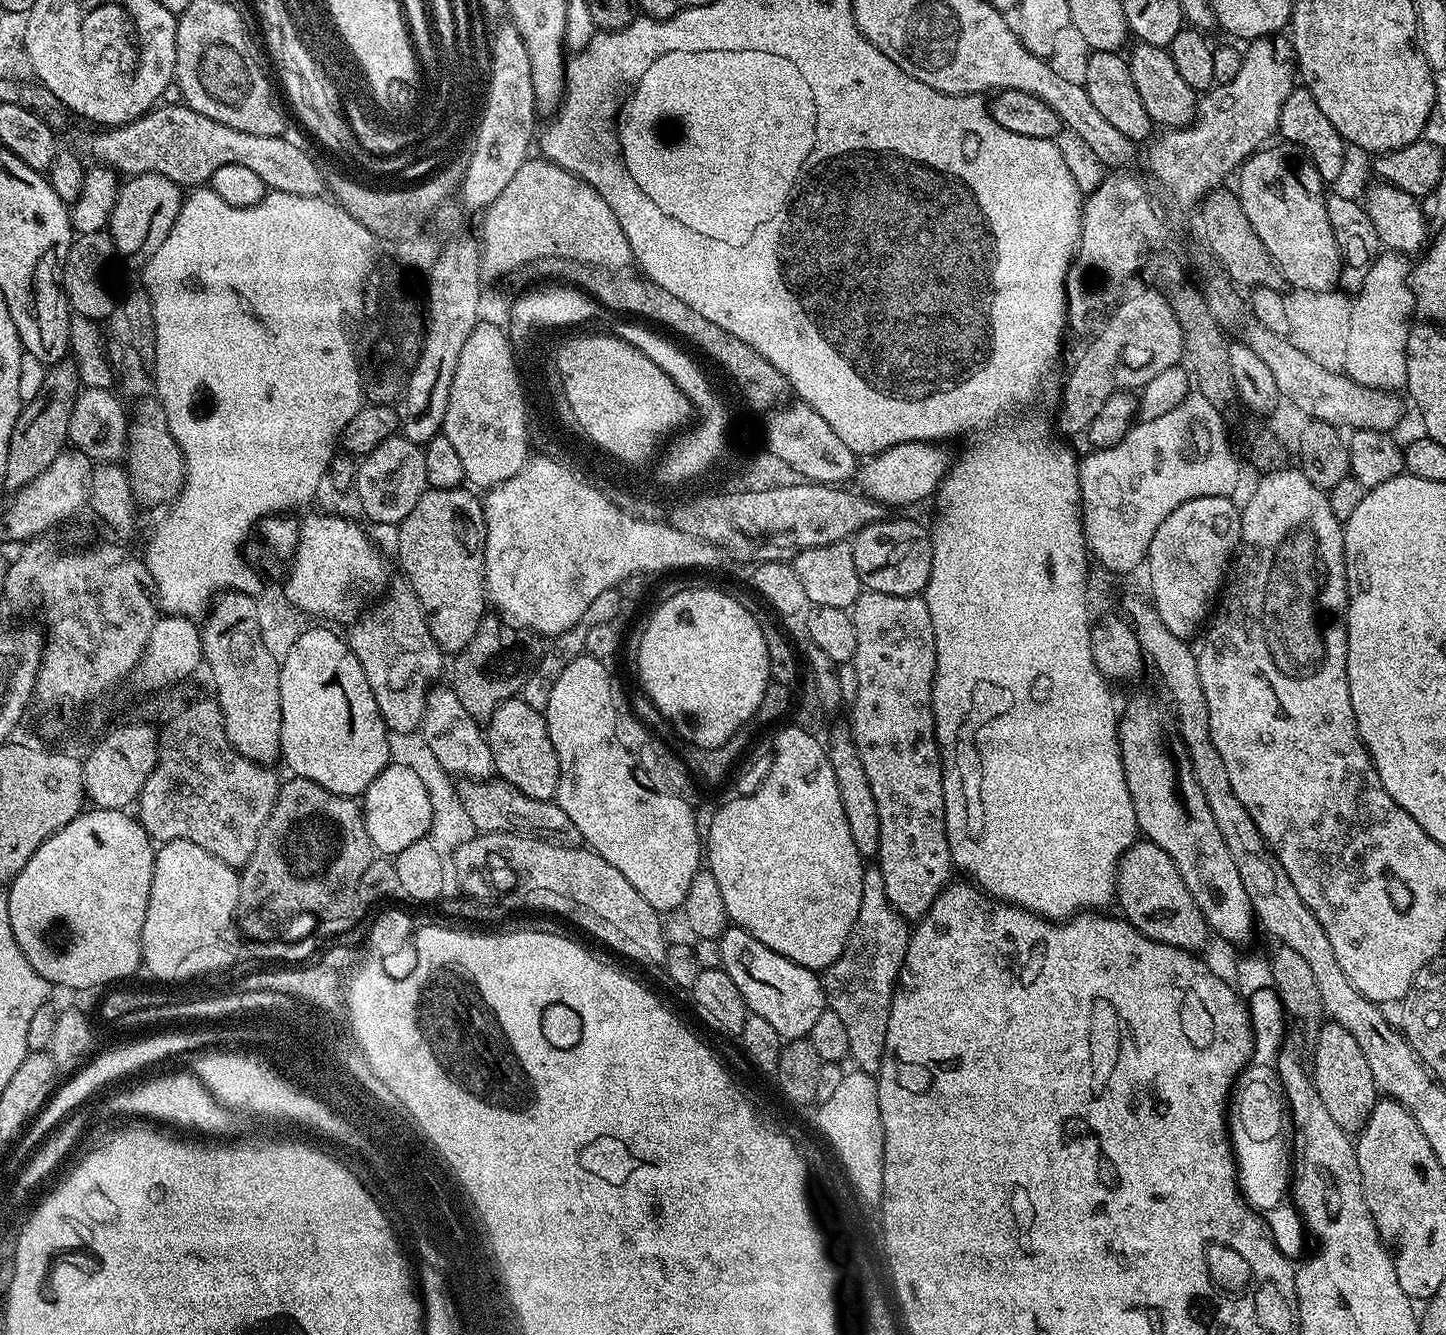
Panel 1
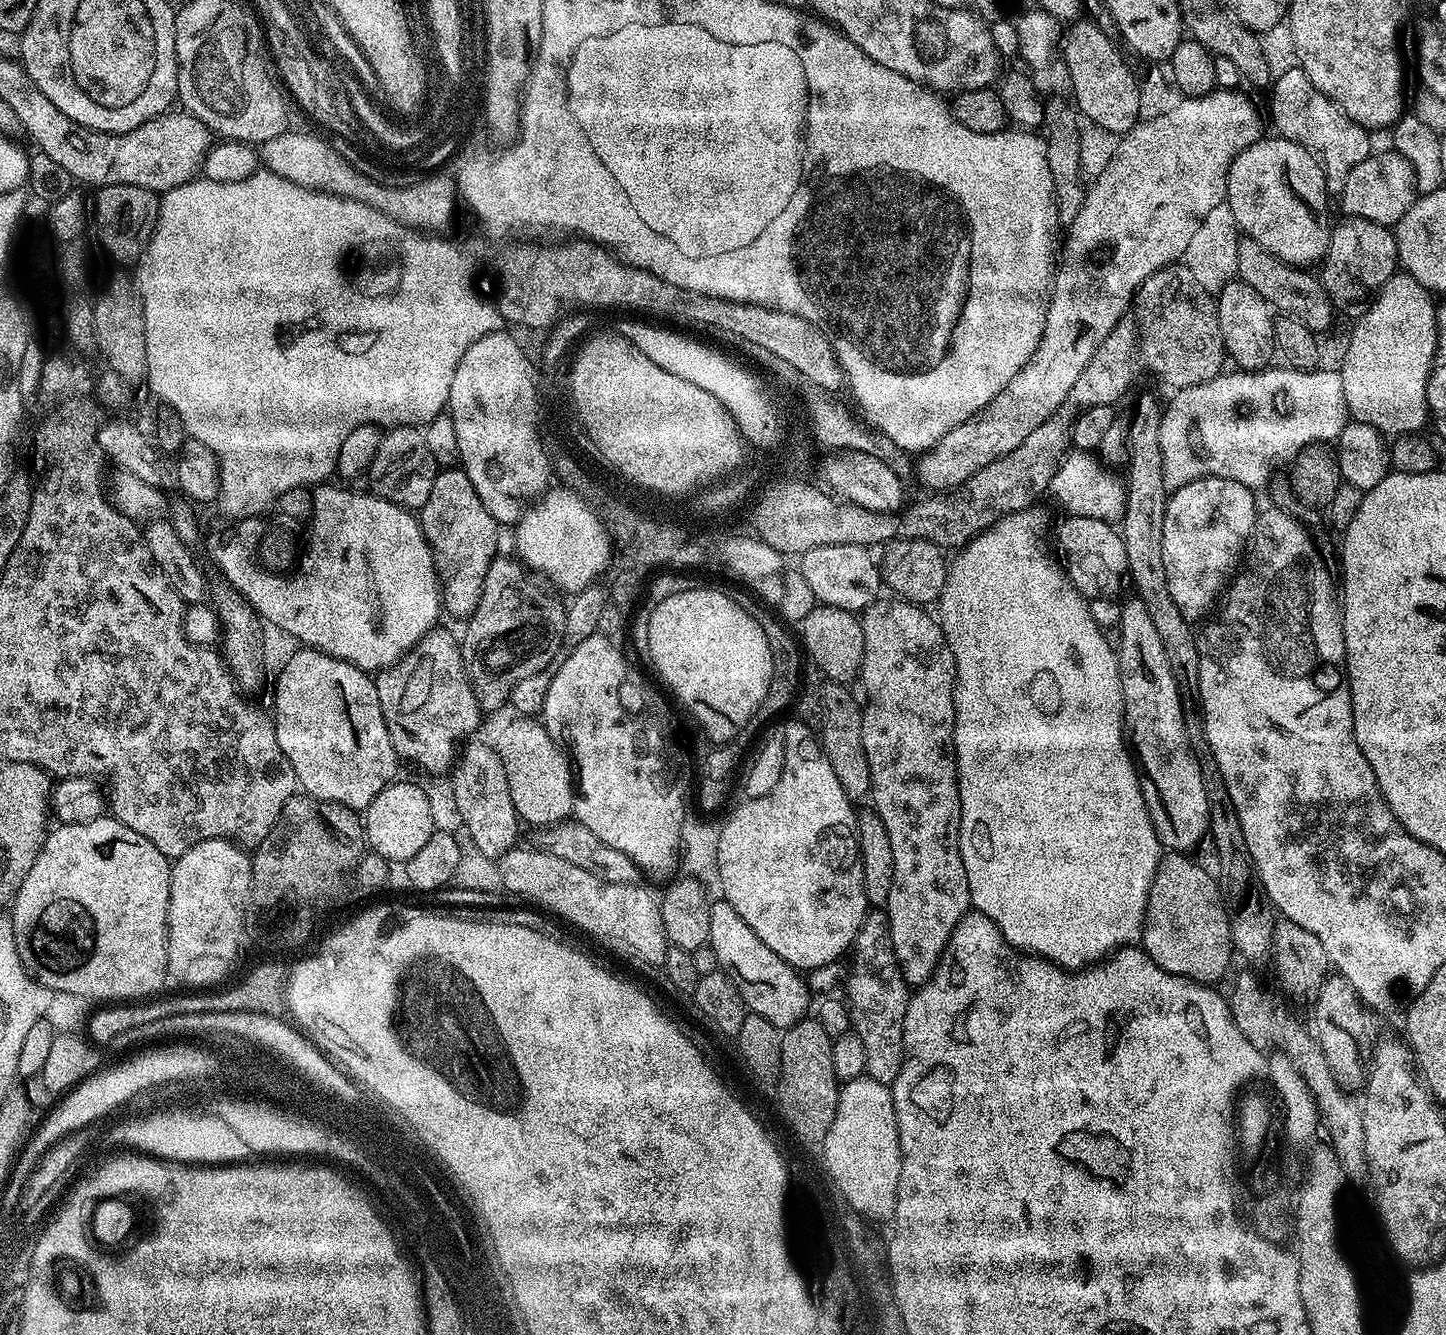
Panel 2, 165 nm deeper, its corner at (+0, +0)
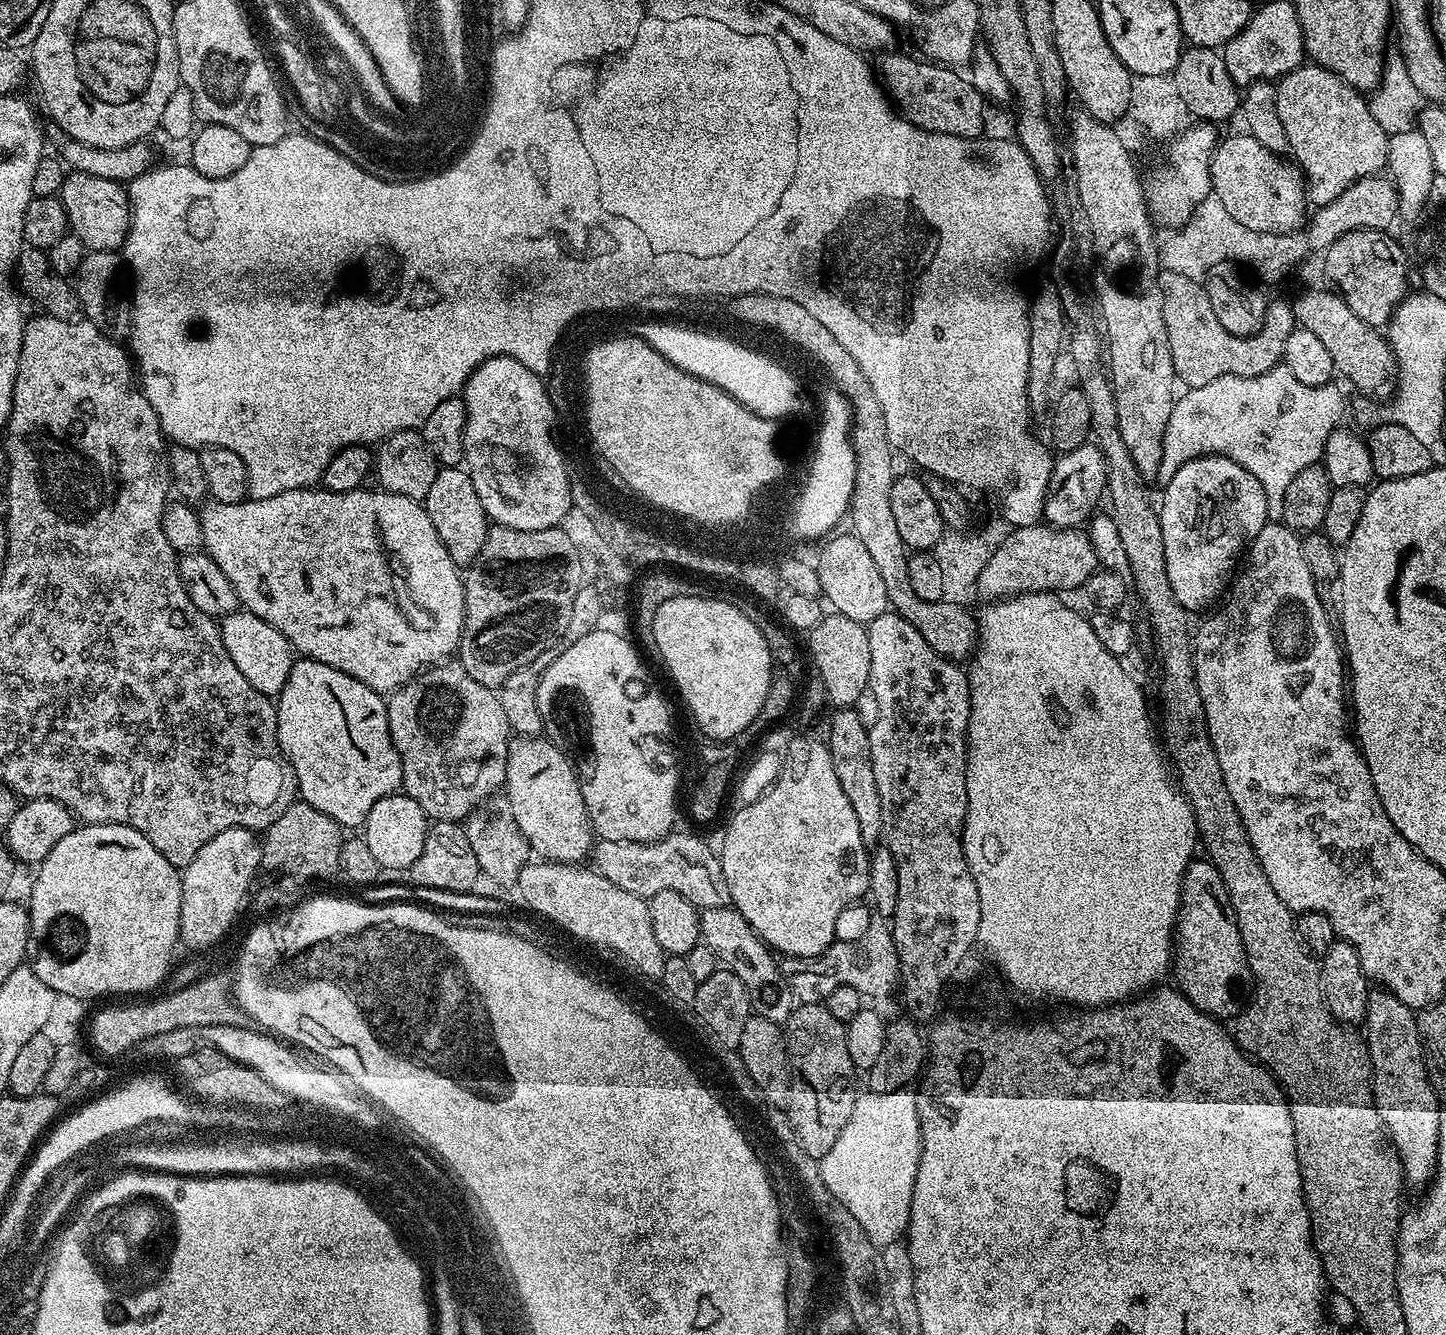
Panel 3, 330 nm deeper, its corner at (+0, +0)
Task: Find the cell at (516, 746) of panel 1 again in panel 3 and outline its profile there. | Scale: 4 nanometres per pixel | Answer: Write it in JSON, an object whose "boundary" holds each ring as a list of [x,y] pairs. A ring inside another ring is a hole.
{"boundary":[[[513,735],[508,742],[506,754],[506,778],[503,791],[510,802],[510,810],[514,810],[514,822],[518,822],[518,830],[528,839],[529,849],[536,852],[537,857],[544,860],[555,860],[558,864],[580,864],[589,859],[594,843],[592,823],[588,821],[588,811],[583,802],[580,779],[573,761],[567,760],[564,749],[553,744],[543,735]]]}

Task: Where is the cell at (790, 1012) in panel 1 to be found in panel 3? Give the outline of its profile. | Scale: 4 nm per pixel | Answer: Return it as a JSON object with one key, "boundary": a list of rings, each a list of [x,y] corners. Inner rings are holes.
{"boundary":[[[735,906],[703,909],[700,912],[700,938],[703,944],[710,946],[710,950],[714,950],[717,961],[723,967],[732,969],[734,974],[738,974],[738,978],[742,978],[752,1003],[753,1013],[762,1018],[770,1018],[770,1022],[783,1025],[794,1007],[792,991],[786,983],[778,960],[776,964],[777,957],[773,949],[757,936],[742,913]]]}

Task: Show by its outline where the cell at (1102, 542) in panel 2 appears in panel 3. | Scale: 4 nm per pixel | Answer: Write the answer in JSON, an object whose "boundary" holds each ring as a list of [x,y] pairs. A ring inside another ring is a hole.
{"boundary":[[[1039,522],[1030,526],[1015,527],[1013,536],[1006,538],[994,550],[988,561],[976,573],[975,591],[995,602],[1025,592],[1083,589],[1084,584],[1098,571],[1095,548],[1087,531],[1075,528],[1051,527]]]}

